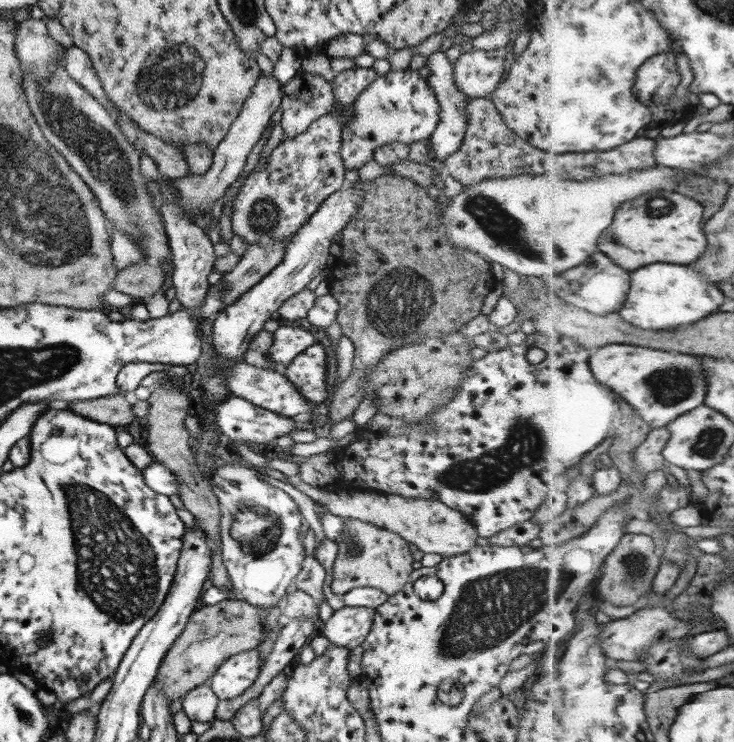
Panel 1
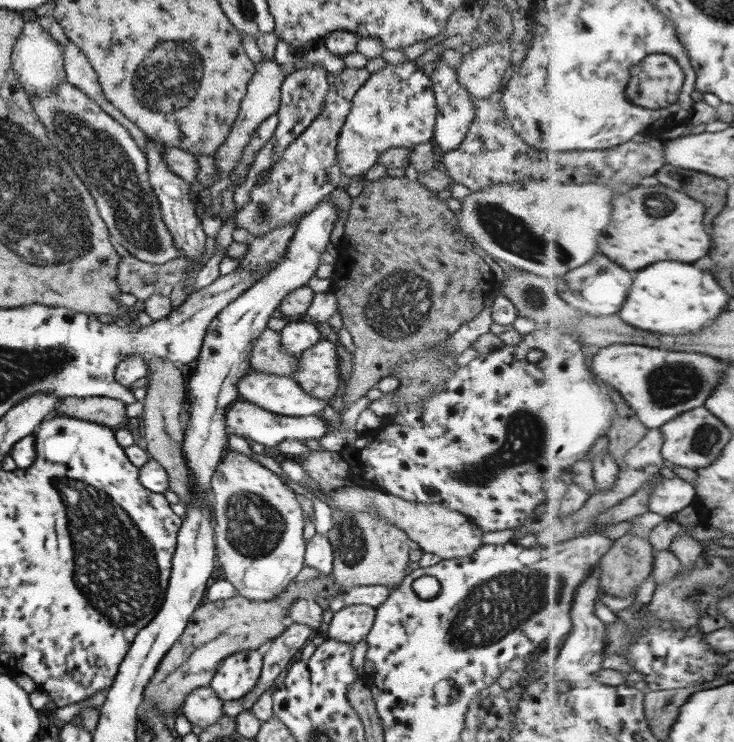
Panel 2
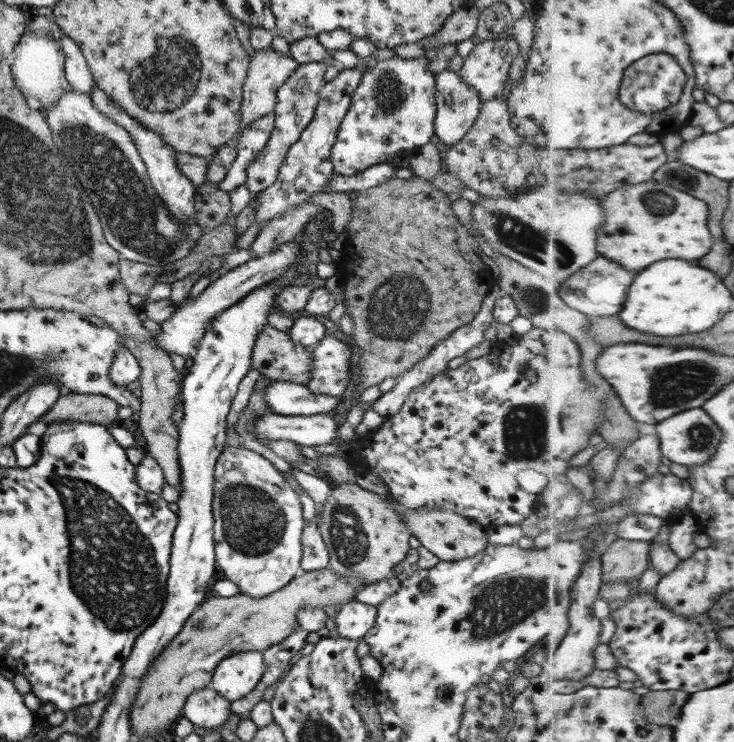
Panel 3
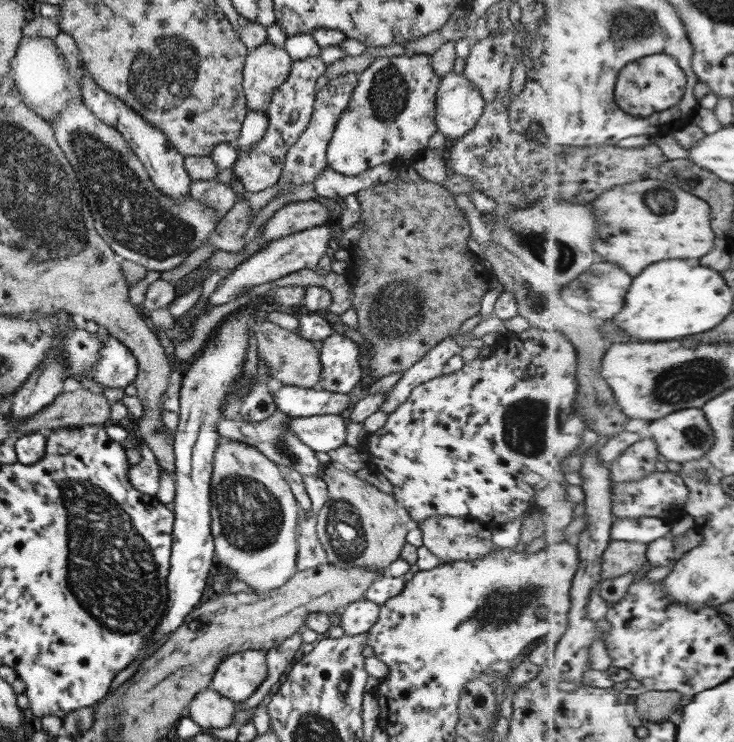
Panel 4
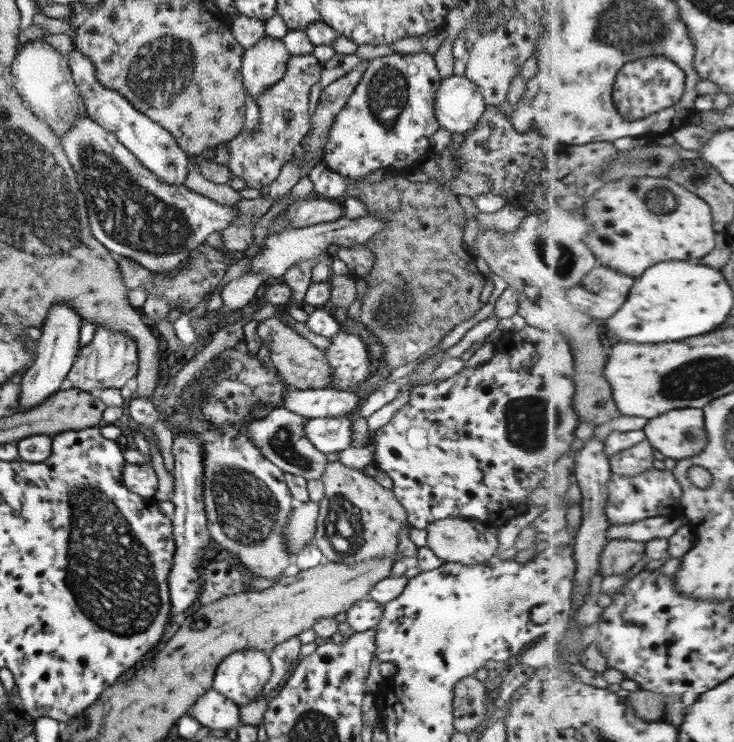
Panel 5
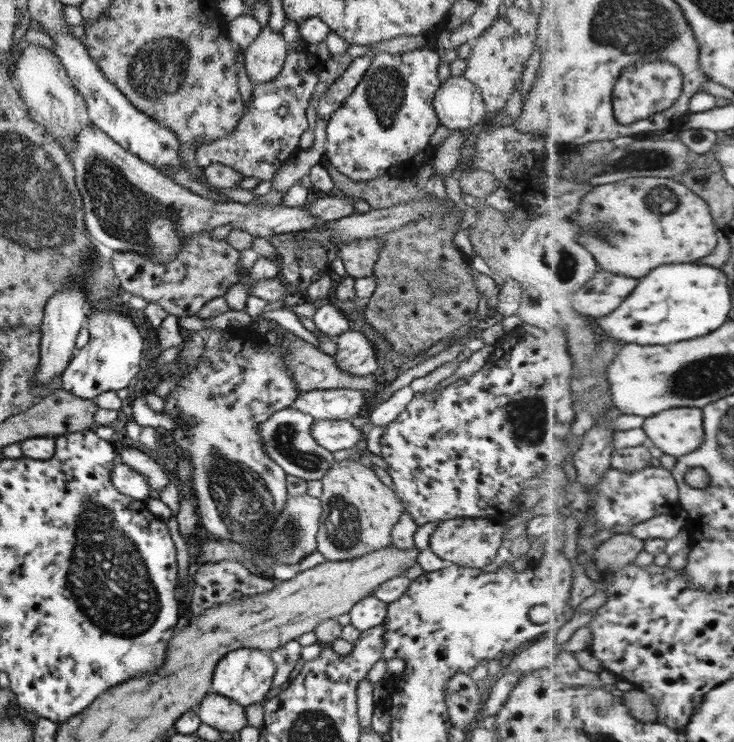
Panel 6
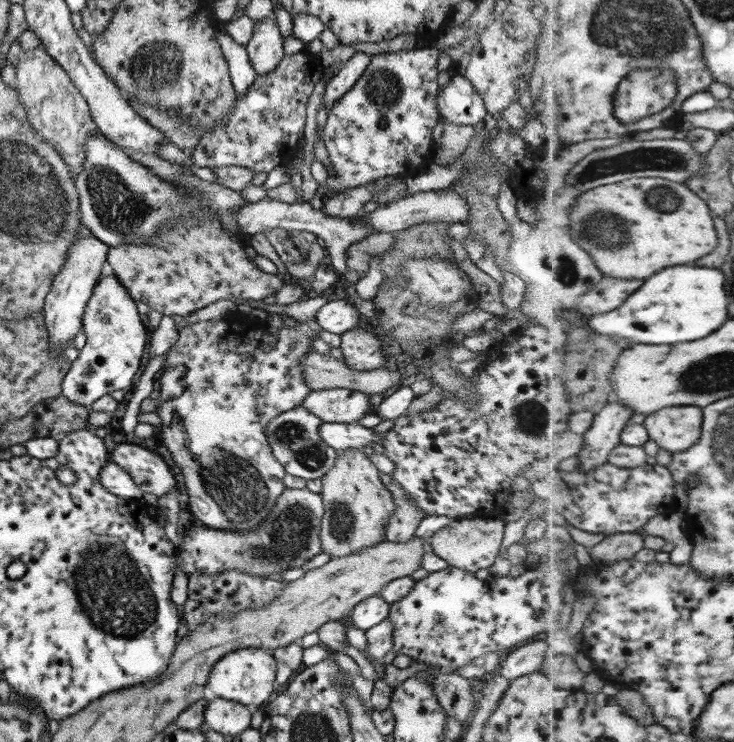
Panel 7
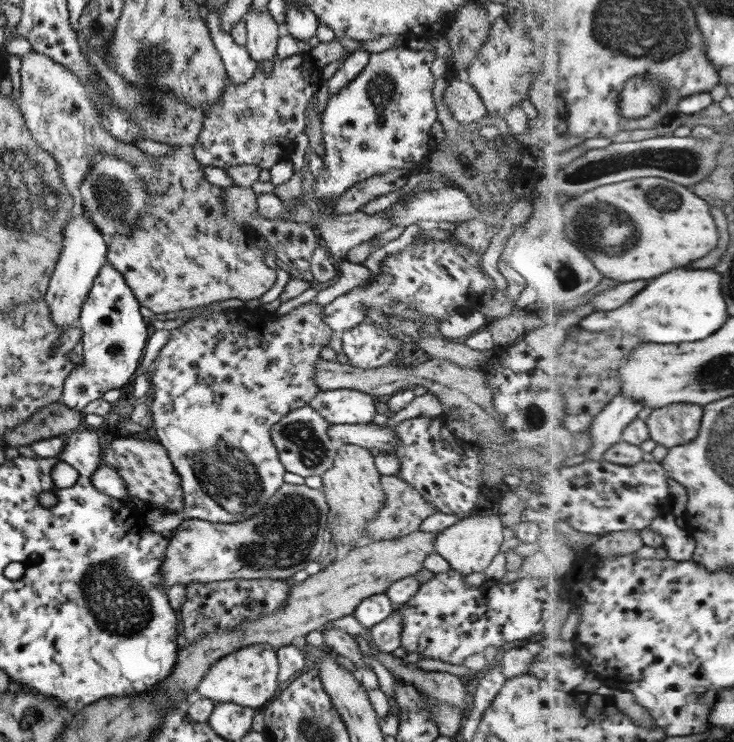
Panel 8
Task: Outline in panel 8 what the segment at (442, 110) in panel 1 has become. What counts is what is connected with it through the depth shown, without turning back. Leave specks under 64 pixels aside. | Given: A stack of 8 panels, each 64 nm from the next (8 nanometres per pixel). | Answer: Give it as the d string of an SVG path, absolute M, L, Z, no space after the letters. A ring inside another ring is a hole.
M457 78L449 81L443 92L443 102L449 116L459 124L473 124L487 114L479 95L471 83L459 81Z

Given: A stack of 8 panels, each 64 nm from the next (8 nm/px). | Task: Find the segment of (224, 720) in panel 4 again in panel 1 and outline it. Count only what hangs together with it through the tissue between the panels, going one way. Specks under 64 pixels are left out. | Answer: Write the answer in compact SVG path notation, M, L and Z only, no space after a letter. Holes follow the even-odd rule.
M207 683L188 690L182 696L181 710L191 722L214 721L218 698Z

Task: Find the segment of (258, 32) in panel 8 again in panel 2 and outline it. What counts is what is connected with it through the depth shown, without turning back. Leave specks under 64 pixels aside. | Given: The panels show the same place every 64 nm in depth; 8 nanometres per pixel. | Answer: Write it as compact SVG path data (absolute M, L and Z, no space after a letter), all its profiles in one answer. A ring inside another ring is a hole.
M263 57L262 61L254 64L253 74L247 83L245 94L240 100L240 108L237 117L233 121L230 133L223 144L212 154L218 180L227 179L233 166L235 166L241 150L249 140L252 132L255 132L258 124L263 122L278 110L280 103L280 86L283 82L283 69L275 62L273 57Z

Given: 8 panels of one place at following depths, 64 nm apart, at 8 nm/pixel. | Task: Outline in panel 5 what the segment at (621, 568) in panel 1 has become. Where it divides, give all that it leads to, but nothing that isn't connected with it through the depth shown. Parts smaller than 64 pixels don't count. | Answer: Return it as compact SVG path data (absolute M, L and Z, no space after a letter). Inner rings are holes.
M616 538L607 543L602 552L600 574L613 576L625 574L646 554L646 543Z

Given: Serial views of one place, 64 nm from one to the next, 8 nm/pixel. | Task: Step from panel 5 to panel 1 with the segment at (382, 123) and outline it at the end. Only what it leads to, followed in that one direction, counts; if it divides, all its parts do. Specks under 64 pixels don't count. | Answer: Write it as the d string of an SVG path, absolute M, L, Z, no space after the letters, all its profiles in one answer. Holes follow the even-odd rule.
M406 67L375 77L352 102L353 118L340 131L339 158L345 170L358 169L372 159L372 152L390 142L427 142L439 119L434 92L417 71Z

